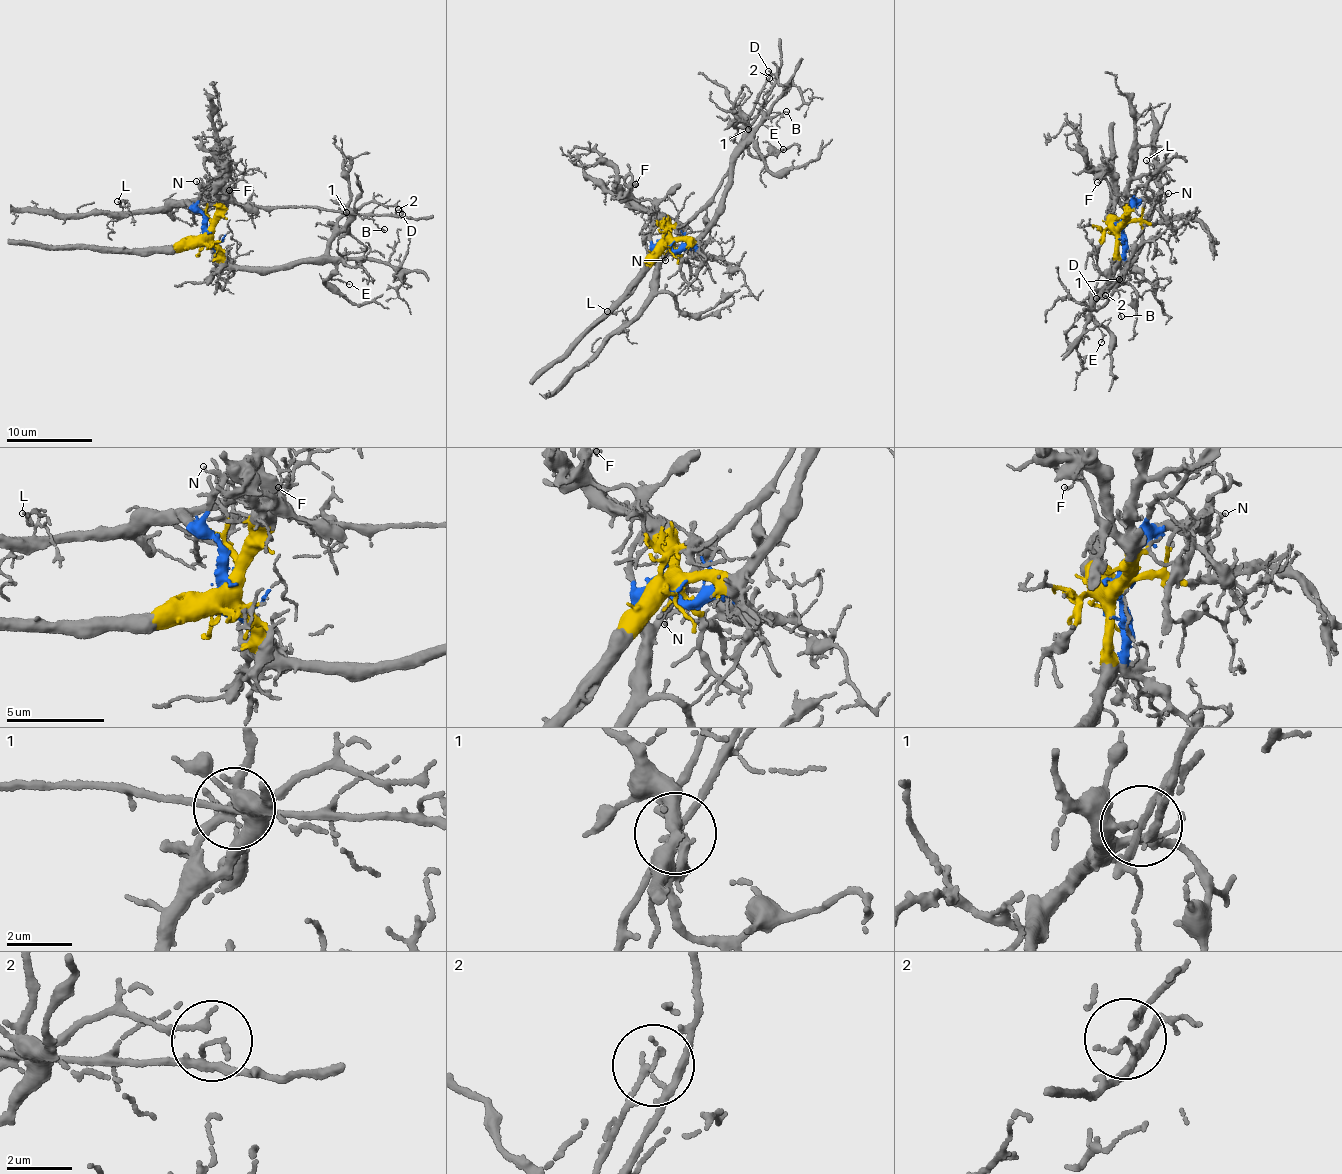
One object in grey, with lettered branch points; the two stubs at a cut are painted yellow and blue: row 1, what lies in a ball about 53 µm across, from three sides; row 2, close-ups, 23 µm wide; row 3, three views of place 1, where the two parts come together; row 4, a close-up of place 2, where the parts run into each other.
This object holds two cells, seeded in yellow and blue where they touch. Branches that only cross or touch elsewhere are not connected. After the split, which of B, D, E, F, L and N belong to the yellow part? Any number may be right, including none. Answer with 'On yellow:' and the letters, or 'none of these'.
On yellow: E, F

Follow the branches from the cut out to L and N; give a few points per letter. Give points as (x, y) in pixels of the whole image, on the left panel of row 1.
L: (204, 233), (201, 212), (182, 200), (156, 211), (126, 211), (123, 207), (128, 204), (117, 202)
N: (204, 233), (201, 212), (190, 201), (214, 189), (196, 181)

